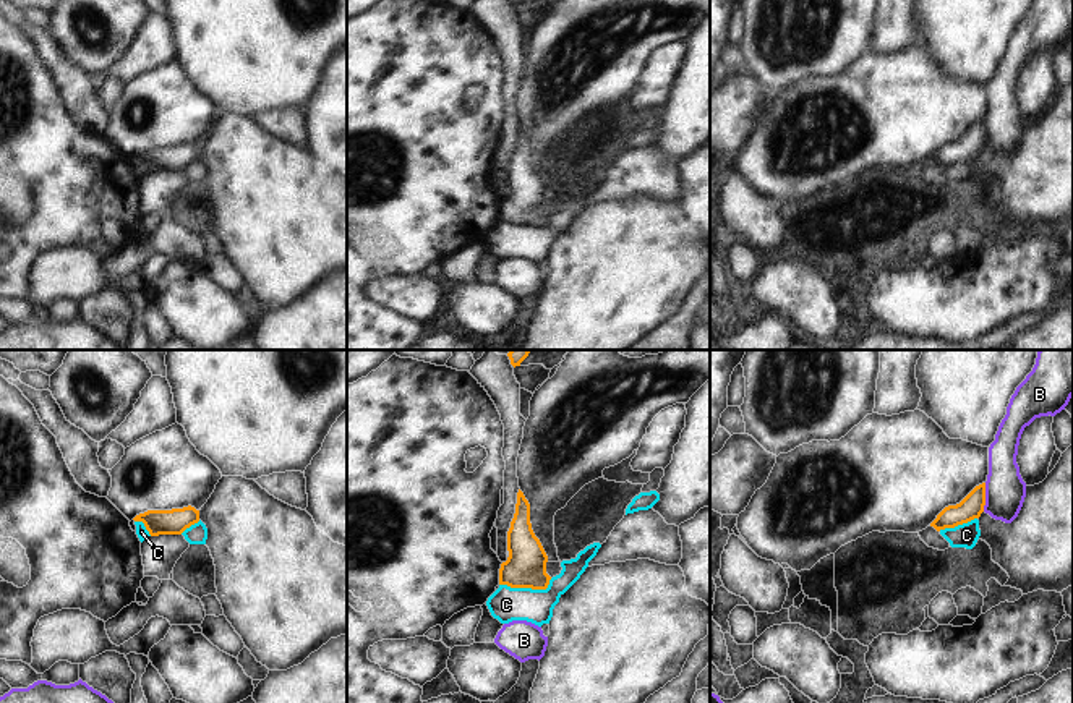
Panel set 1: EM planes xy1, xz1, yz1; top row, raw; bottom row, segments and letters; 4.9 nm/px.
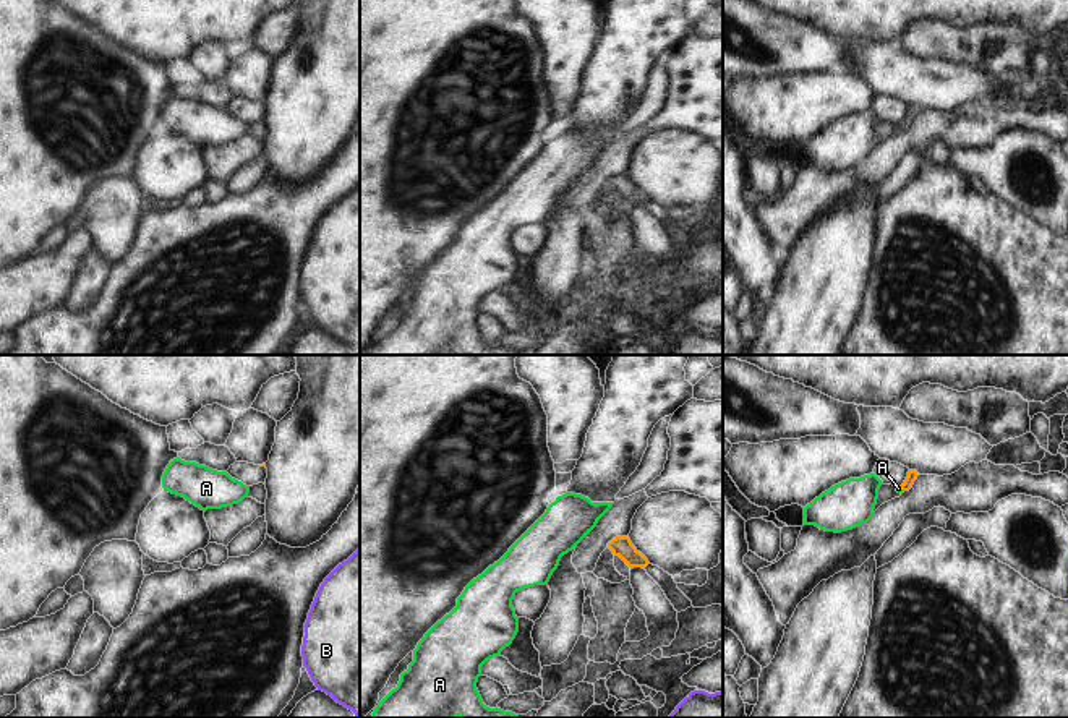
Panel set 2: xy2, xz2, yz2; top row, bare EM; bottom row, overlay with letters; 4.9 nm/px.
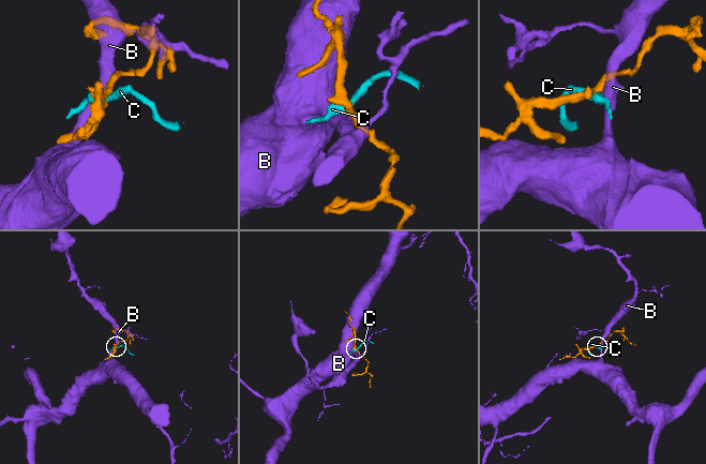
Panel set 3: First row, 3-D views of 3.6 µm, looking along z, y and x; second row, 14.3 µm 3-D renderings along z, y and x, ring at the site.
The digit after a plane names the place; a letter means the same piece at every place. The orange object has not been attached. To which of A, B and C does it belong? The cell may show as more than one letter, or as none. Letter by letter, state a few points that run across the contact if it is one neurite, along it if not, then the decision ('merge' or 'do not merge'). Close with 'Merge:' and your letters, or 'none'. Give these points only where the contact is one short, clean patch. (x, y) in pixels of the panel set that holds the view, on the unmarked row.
A: yz2 (913, 112), (901, 125), (898, 125) | merge
B: yz1 (986, 120), (986, 141), (983, 148) | do not merge
C: xz1 (551, 216), (545, 225), (511, 225), (500, 221) | do not merge
Merge: A

